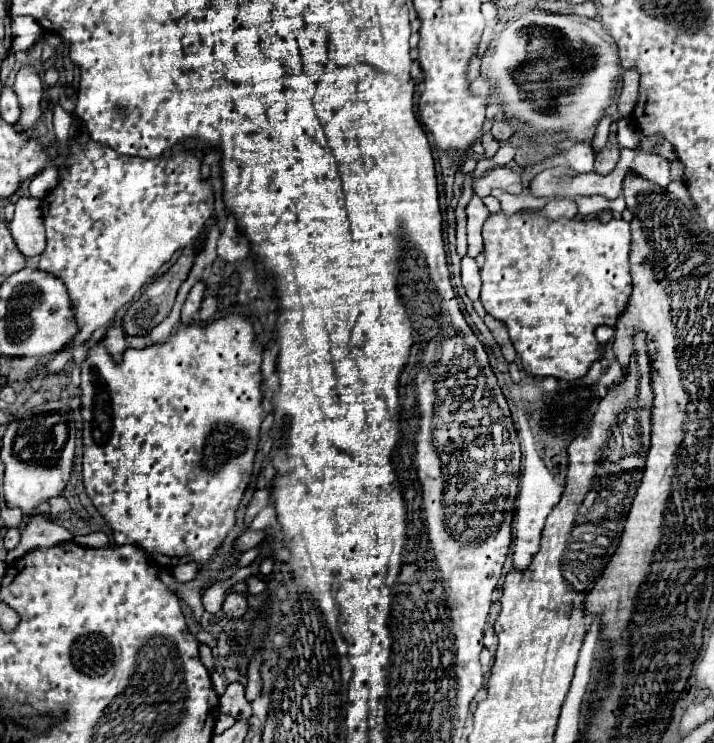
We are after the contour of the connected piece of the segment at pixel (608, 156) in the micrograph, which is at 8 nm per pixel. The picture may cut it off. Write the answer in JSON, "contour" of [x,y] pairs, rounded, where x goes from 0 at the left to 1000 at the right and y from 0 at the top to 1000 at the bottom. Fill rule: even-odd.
{"contour":[[[863,167],[854,170],[854,191],[835,205],[835,218],[832,218],[832,231],[838,234],[854,234],[868,213],[868,194],[863,194]]]}

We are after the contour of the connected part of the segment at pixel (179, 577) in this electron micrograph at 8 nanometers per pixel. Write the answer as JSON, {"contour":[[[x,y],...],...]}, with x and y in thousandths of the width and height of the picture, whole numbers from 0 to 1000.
{"contour":[[[261,756],[261,759],[249,759],[241,773],[249,786],[258,786],[258,783],[266,783],[275,775],[275,770],[277,770],[277,762],[272,756]]]}

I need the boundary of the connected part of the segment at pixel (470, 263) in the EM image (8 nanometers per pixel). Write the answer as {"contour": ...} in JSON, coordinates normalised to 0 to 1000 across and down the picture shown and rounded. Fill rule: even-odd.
{"contour":[[[650,345],[647,347],[647,385],[653,390],[653,398],[664,406],[672,401],[672,369],[664,347]]]}

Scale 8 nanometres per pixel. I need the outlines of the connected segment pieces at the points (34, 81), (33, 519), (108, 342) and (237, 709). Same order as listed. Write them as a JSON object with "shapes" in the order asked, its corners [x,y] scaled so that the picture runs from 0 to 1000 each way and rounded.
{"shapes":[[[[36,86],[22,97],[20,121],[22,121],[25,135],[31,140],[31,159],[22,164],[22,172],[45,175],[50,170],[56,153],[59,153],[56,132],[62,124],[59,108],[56,108],[50,92],[45,92],[45,86]]],[[[50,689],[36,697],[36,703],[28,713],[28,738],[14,740],[8,756],[17,759],[22,751],[31,751],[34,746],[39,746],[50,738],[73,738],[73,735],[78,735],[84,729],[95,729],[101,724],[104,721],[92,711],[76,705],[62,692]]],[[[154,439],[151,447],[146,450],[143,463],[146,463],[148,471],[157,476],[157,482],[160,482],[162,487],[168,487],[174,471],[176,471],[176,458],[174,458],[174,444],[171,444],[171,439]]],[[[325,918],[317,926],[317,934],[308,939],[308,958],[328,964],[331,969],[347,969],[353,964],[353,950],[342,939],[342,923]]]]}

